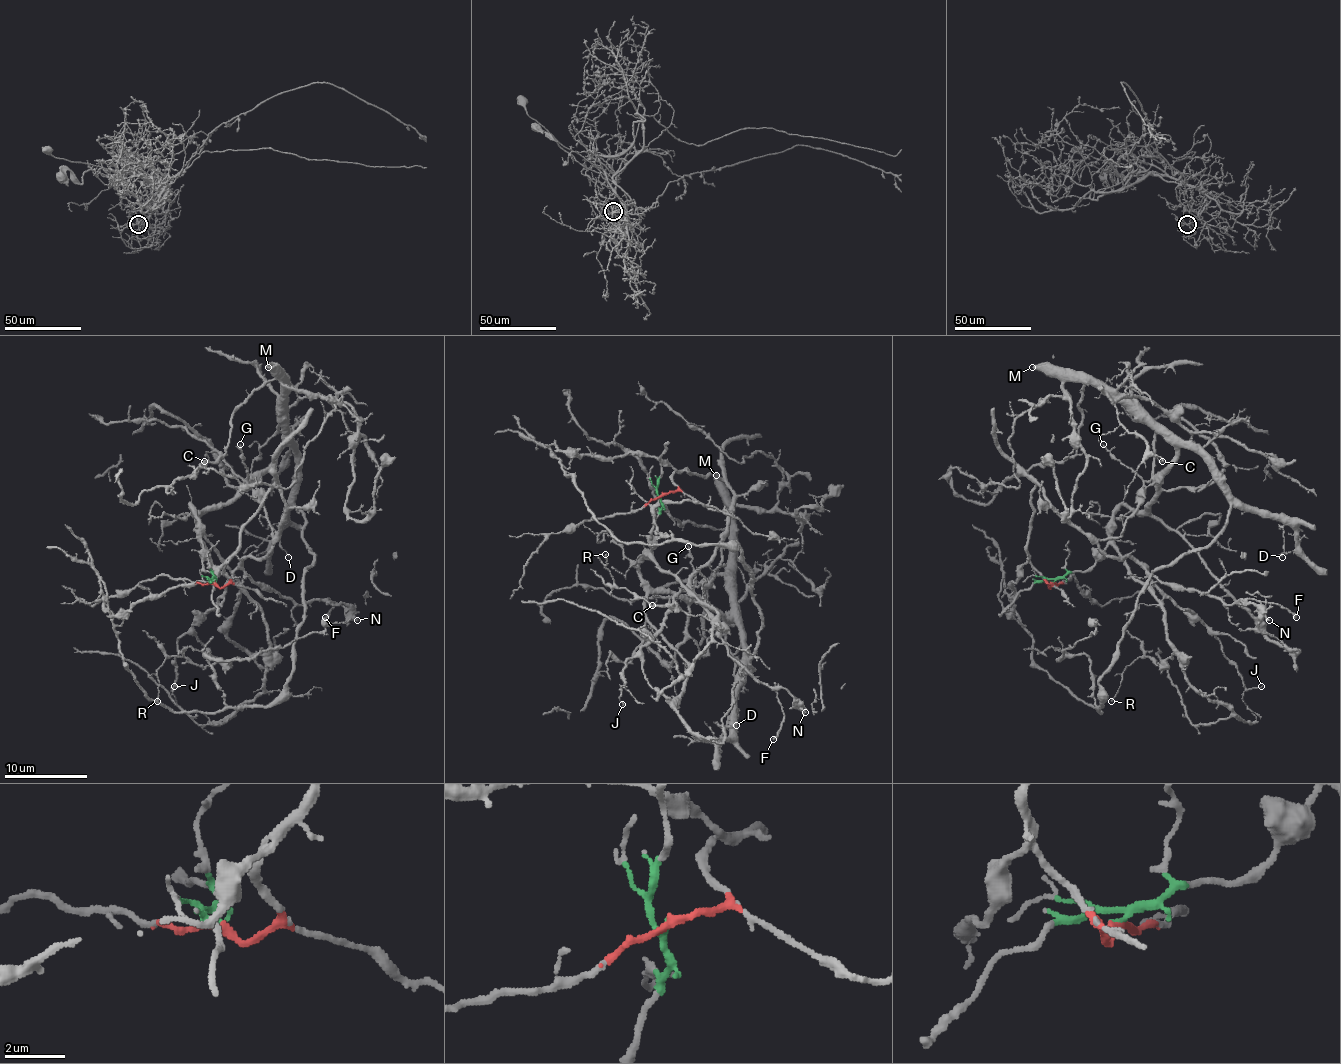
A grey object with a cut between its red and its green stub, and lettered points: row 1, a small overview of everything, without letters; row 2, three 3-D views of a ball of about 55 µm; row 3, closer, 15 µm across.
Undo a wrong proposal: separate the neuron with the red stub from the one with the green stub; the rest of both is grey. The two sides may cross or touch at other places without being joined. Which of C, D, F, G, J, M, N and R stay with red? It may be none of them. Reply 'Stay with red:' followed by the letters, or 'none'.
Stay with red: F, G, J, N

